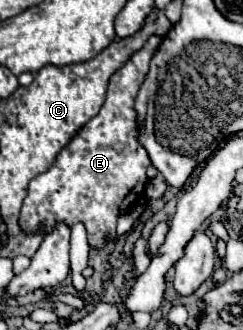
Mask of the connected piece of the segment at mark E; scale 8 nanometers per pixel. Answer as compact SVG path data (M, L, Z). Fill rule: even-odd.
M151 35L149 41L111 75L107 99L101 111L77 131L47 171L29 181L29 191L19 215L19 227L27 235L47 235L57 227L57 223L65 223L69 227L73 223L83 223L87 227L89 245L93 249L101 249L107 241L115 239L119 215L145 199L145 169L151 163L145 149L137 143L133 101L149 71L149 59L157 51L159 43L161 37Z

